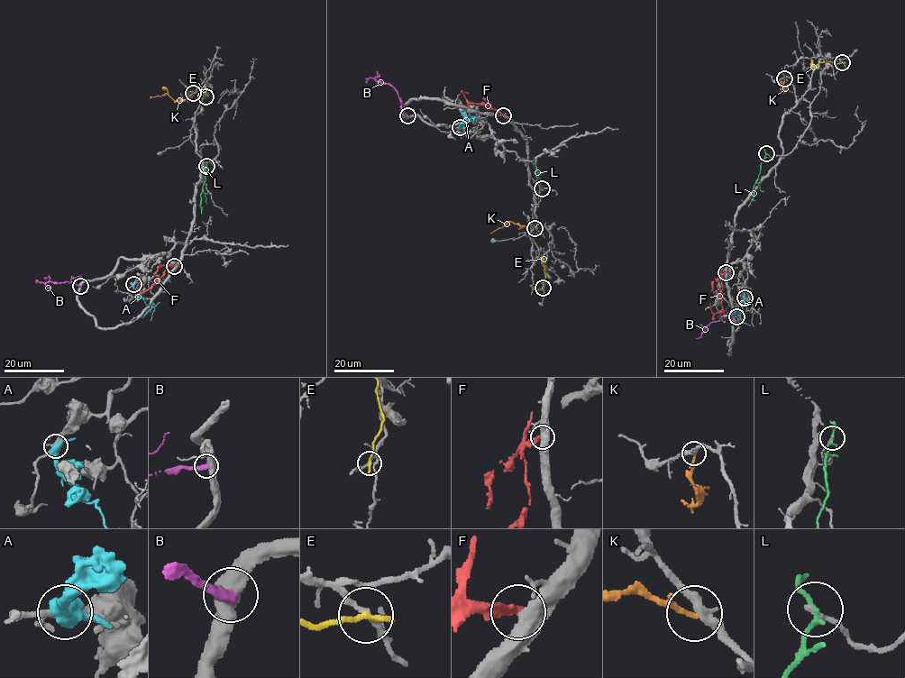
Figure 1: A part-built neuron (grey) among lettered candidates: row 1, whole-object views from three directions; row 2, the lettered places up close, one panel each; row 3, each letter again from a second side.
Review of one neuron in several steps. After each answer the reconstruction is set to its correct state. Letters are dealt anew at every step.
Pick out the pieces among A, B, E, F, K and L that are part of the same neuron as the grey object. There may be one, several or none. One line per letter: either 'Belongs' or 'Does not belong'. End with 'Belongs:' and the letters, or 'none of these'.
A: Does not belong
B: Does not belong
E: Does not belong
F: Does not belong
K: Belongs
L: Does not belong
Belongs: K

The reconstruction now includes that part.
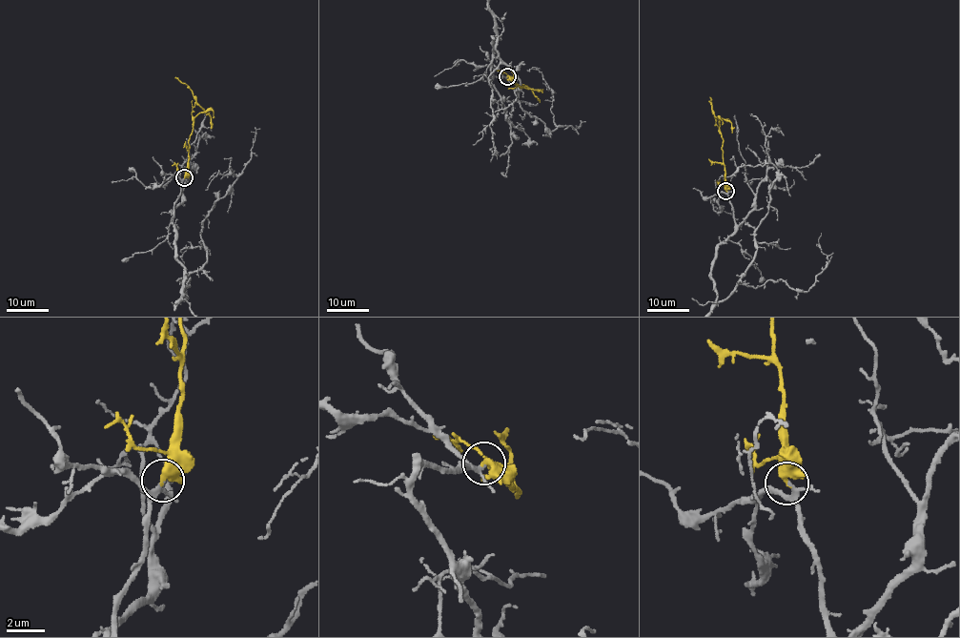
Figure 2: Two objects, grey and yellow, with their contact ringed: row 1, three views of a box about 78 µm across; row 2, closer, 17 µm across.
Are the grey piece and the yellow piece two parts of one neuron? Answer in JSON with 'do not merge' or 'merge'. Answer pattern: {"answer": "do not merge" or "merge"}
{"answer": "merge"}

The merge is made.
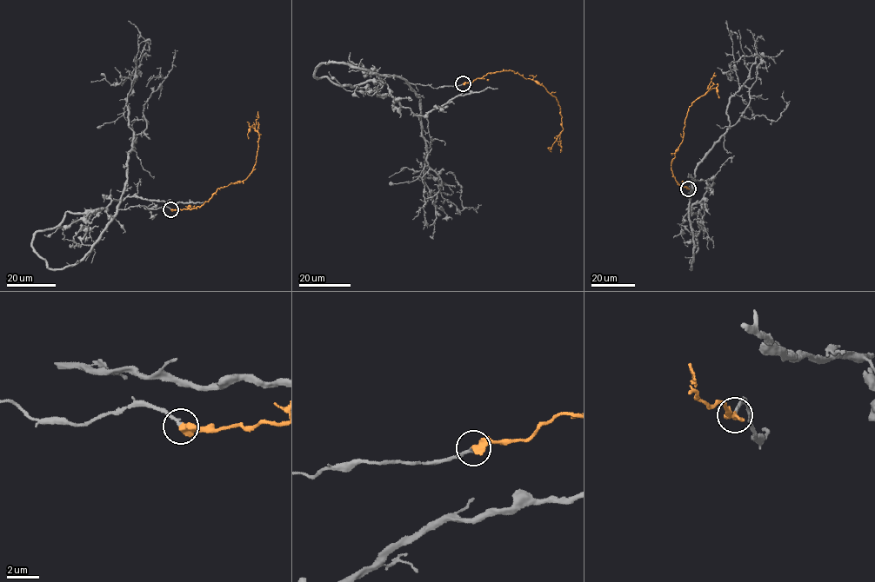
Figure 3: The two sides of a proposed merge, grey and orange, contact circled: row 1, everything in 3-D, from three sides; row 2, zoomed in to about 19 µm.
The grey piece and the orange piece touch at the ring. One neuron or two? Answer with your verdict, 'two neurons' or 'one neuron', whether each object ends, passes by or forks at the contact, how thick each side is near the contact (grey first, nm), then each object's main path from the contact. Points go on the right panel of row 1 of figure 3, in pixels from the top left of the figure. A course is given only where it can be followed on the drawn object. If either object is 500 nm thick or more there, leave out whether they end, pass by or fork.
one neuron; grey ends there; orange ends there; 170 nm thick on the grey side, 440 nm on the other; grey runs (688, 188), (691, 270), (694, 237), (704, 226), (700, 201), (712, 181), (688, 174); orange runs (688, 188), (677, 183), (671, 162), (682, 140), (688, 109), (709, 89), (714, 73)

